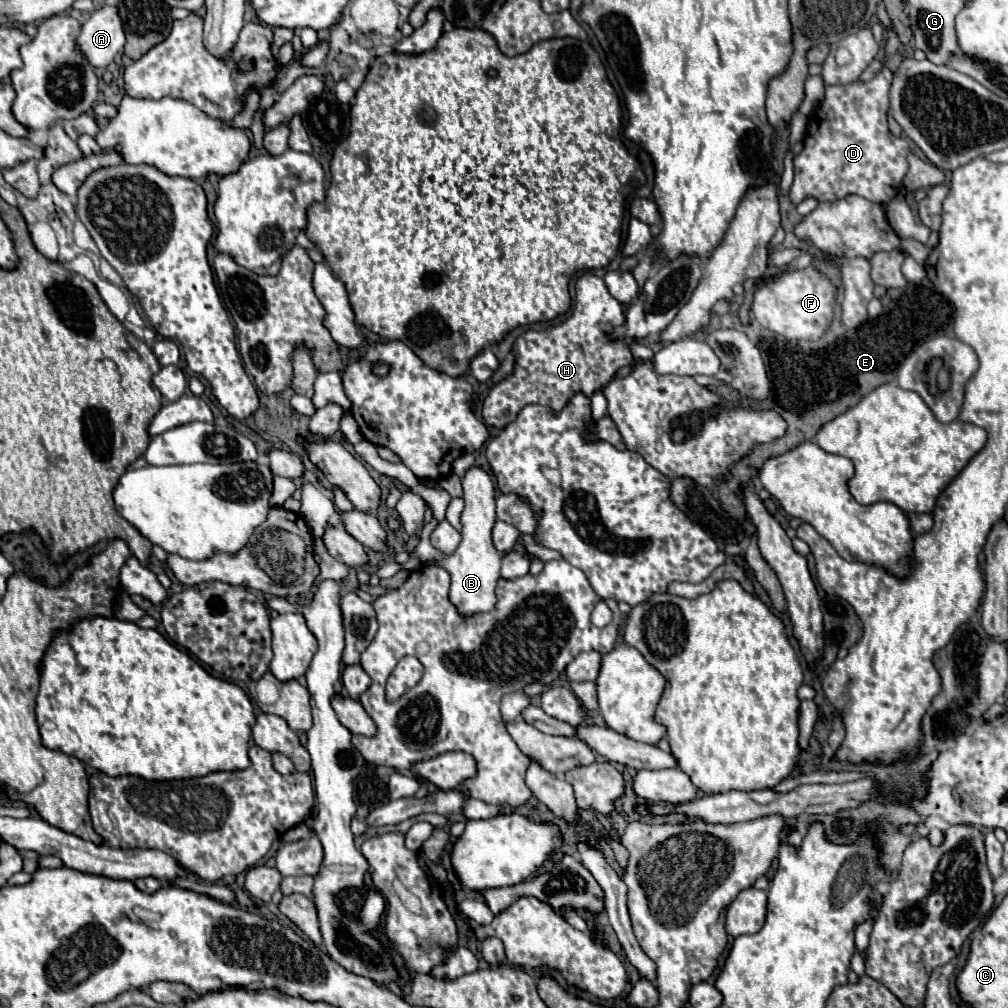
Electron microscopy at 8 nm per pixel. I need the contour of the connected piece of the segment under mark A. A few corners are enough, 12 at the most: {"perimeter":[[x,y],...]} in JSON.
{"perimeter":[[117,6],[95,10],[77,38],[93,68],[123,52]]}

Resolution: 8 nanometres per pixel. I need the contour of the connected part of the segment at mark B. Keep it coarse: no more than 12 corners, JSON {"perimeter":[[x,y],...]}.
{"perimeter":[[463,478],[461,544],[441,566],[461,616],[491,612],[501,554],[493,548],[495,486]]}

